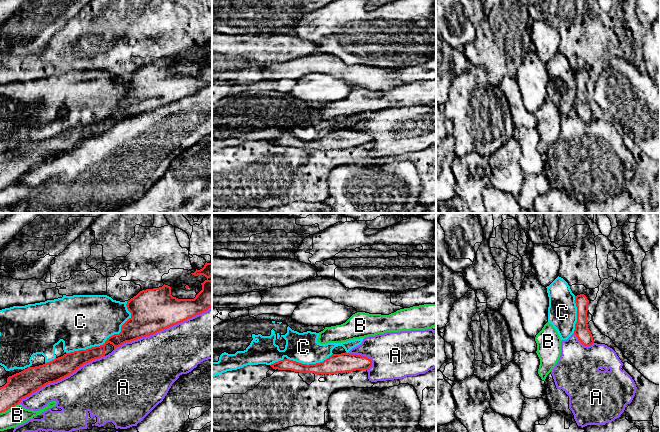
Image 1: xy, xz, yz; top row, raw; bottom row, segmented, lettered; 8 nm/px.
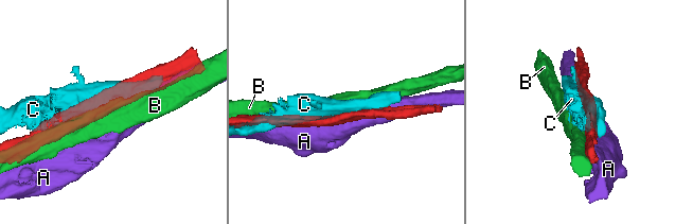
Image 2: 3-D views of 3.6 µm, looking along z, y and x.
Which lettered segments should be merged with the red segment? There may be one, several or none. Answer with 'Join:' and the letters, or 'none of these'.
Join: none of these

